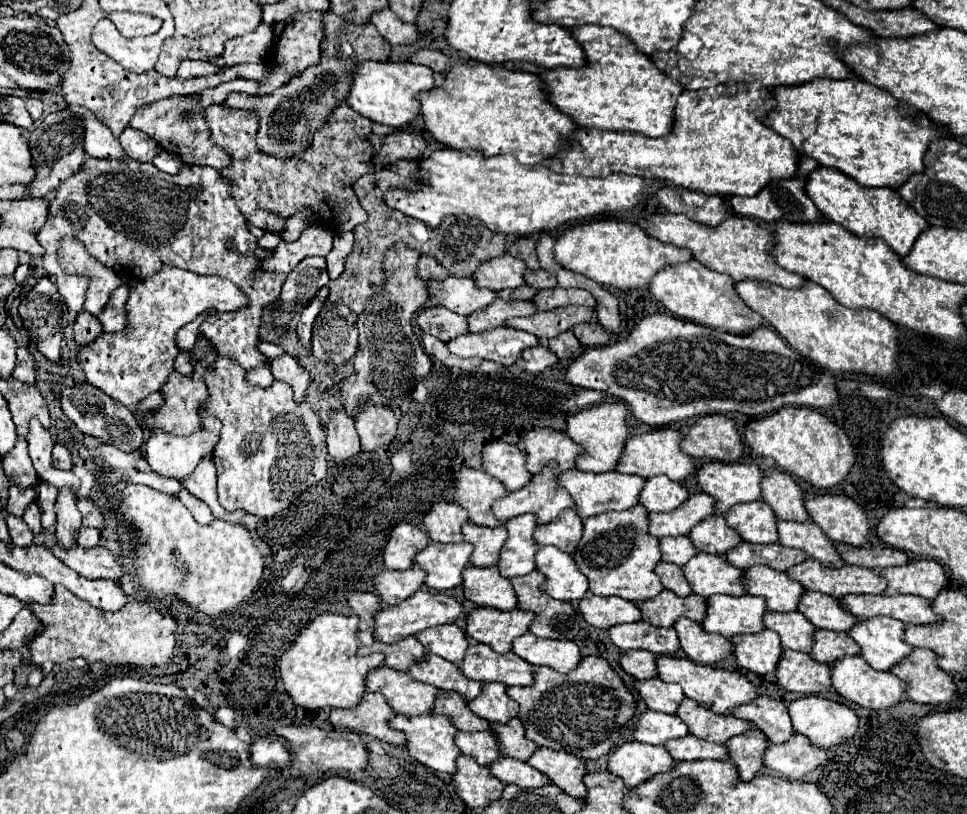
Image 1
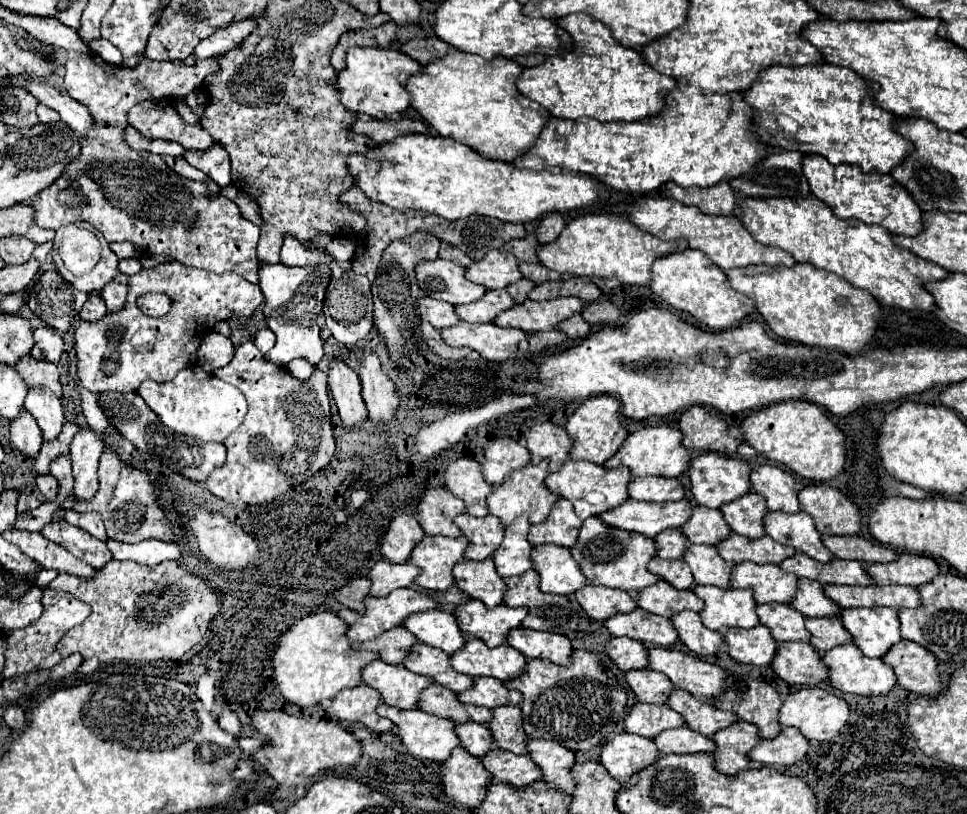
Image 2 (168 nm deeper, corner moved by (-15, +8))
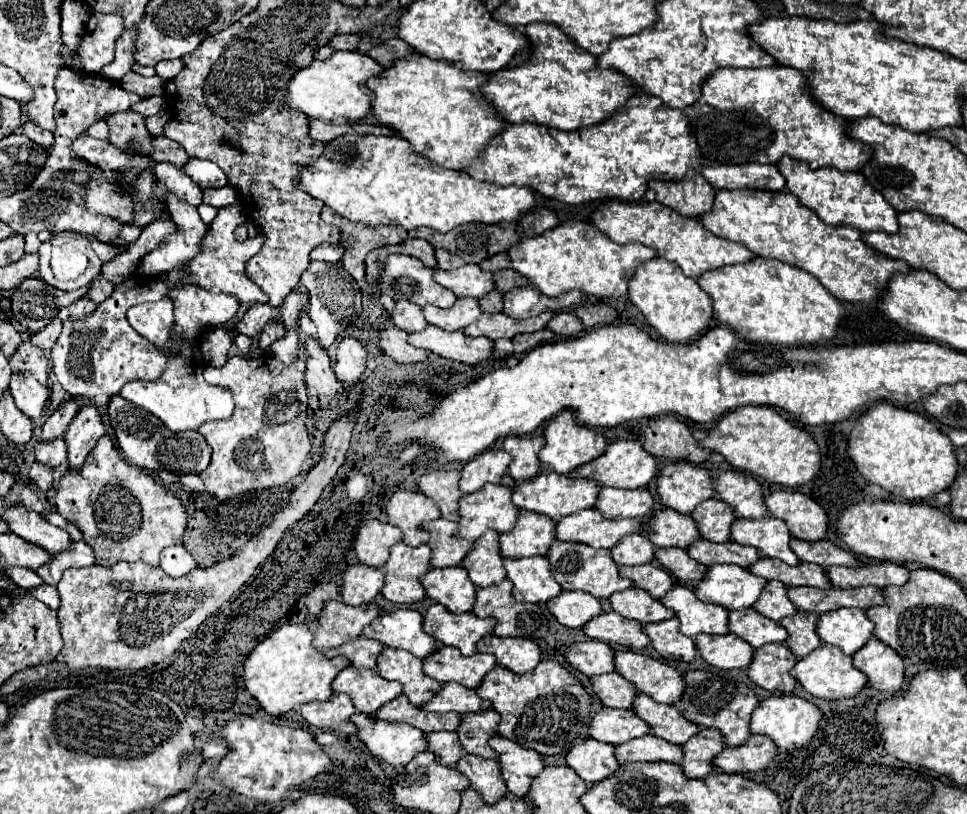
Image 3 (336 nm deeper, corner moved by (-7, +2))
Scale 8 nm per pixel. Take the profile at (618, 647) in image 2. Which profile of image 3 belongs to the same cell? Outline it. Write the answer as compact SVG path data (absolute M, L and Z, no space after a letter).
M585 641L567 647L565 659L575 671L581 671L587 677L595 677L613 671L613 653L615 651L607 643Z

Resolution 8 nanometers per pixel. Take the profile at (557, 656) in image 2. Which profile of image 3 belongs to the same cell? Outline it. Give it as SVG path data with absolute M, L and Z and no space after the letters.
M487 635L477 643L479 653L495 655L497 663L513 673L527 673L541 661L541 651L535 641L521 637Z

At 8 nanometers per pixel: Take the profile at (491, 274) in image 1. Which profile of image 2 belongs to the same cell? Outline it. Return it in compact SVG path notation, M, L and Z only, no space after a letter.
M495 249L467 269L467 279L485 285L487 289L505 289L507 285L523 279L523 275L519 271L515 255Z

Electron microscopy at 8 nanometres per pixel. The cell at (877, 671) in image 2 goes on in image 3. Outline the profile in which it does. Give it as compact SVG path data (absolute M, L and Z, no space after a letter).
M821 645L815 651L811 651L807 657L801 657L791 669L791 675L801 683L801 687L807 693L811 693L813 697L821 697L821 699L853 697L867 683L867 677L863 677L863 673L855 671L855 667L851 665L851 657L847 657L841 649L835 649L833 645Z

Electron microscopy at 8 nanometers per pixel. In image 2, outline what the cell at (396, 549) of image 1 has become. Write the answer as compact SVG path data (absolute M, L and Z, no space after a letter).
M397 515L391 525L387 535L381 541L381 553L385 559L403 563L411 559L411 551L419 541L423 541L425 531L419 525L415 515Z

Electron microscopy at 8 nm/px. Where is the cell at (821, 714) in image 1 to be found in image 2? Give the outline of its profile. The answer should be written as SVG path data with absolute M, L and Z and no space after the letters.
M805 687L801 691L787 695L783 709L779 711L779 721L787 727L797 727L811 741L829 741L847 725L849 715L851 715L849 703L843 701L841 697L827 693L819 687Z

